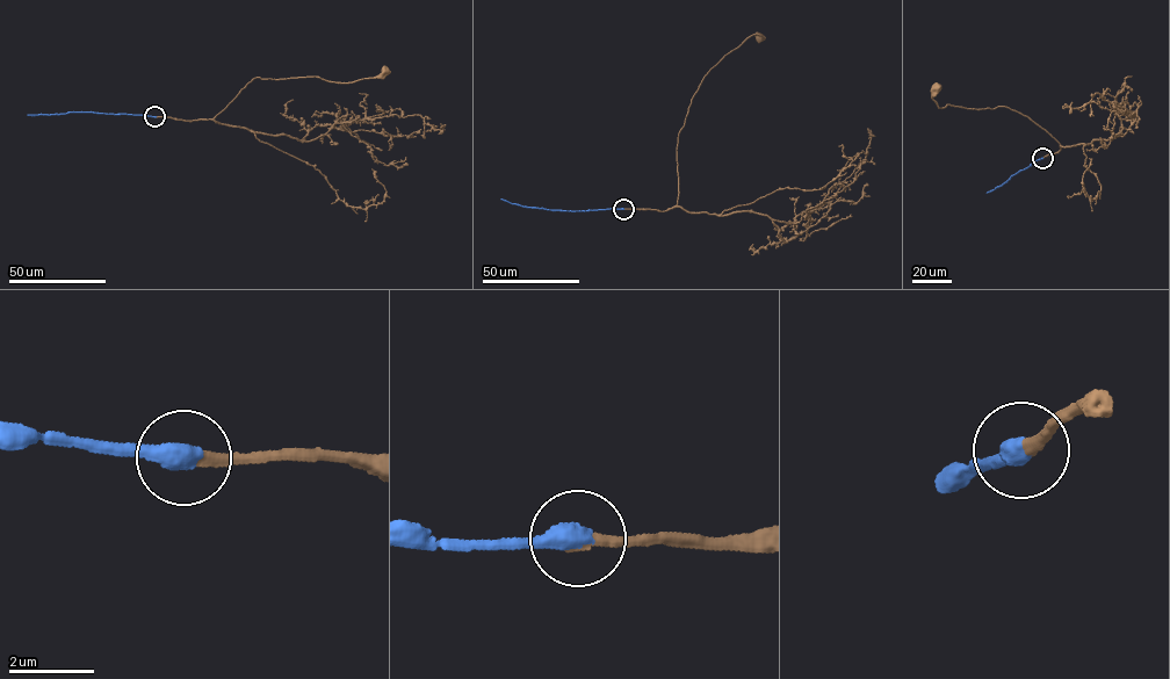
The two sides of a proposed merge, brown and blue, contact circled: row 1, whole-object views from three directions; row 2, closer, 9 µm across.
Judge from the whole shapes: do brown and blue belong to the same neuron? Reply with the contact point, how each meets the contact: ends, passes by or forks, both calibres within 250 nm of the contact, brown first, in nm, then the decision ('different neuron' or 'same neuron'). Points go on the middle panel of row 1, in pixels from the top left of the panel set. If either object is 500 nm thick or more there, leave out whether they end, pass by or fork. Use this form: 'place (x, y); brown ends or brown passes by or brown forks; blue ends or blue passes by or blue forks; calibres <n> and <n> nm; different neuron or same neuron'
place (623, 209); calibres 240 and 550 nm; same neuron

